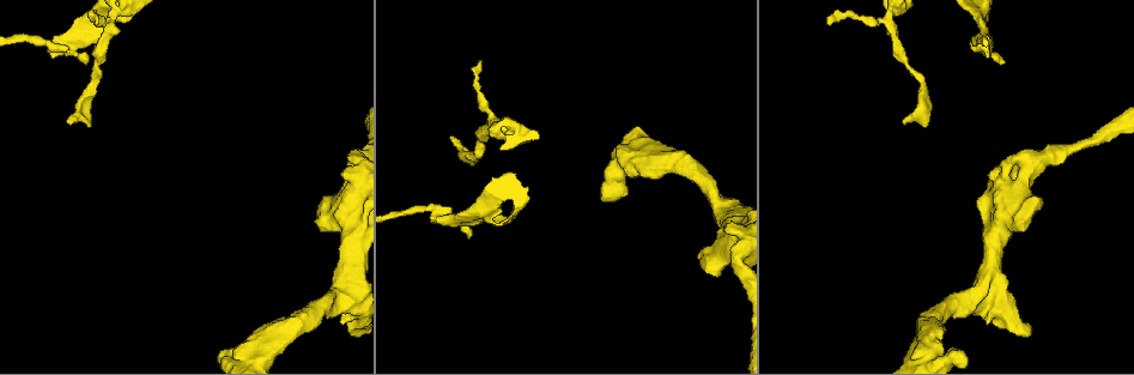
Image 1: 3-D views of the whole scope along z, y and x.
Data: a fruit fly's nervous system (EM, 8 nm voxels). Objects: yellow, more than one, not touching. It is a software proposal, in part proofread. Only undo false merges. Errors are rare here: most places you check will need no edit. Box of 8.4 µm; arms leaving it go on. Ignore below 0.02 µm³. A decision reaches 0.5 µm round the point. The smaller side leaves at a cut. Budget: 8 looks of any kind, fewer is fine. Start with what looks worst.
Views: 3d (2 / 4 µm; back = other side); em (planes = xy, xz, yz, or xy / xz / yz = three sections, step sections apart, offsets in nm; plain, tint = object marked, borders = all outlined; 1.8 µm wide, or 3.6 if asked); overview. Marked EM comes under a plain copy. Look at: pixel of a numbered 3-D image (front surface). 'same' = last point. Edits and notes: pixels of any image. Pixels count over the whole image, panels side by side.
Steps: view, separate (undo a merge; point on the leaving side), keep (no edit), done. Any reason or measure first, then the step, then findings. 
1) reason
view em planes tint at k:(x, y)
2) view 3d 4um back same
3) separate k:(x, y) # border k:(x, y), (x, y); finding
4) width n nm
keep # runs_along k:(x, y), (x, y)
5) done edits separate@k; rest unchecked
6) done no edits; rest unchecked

abrupt turn
view 3d 4um at 1:(102, 12)

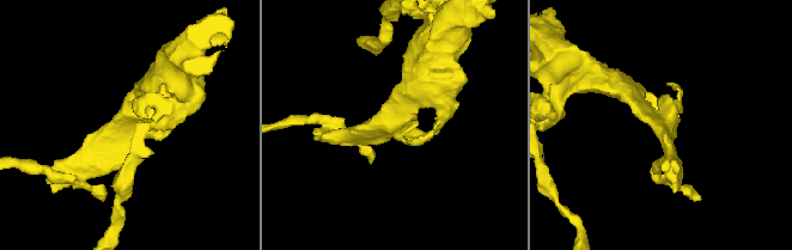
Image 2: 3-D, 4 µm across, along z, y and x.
now the EM
view em planes tint at 2:(130, 126)

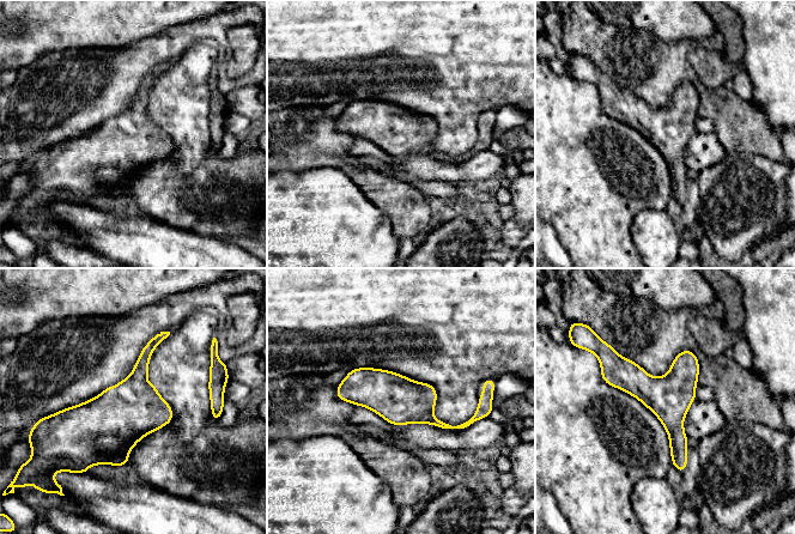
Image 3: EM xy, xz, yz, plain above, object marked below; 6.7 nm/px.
keep # runs_along 3:(339, 392), (384, 392), (438, 424), (466, 424); continuous, no second cell

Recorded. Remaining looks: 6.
abrupt turn
view 3d 2um back at 1:(111, 20)

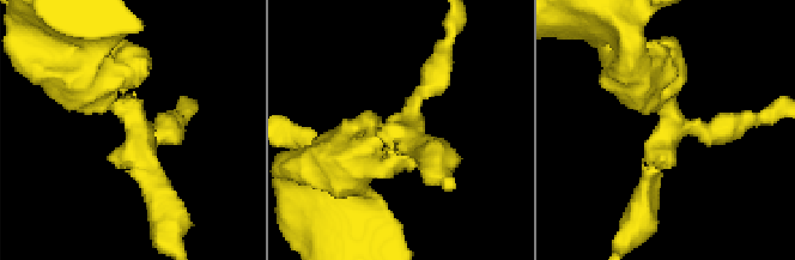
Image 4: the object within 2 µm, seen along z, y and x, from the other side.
now the EM
view em yz step 8 tint at 4:(135, 130)

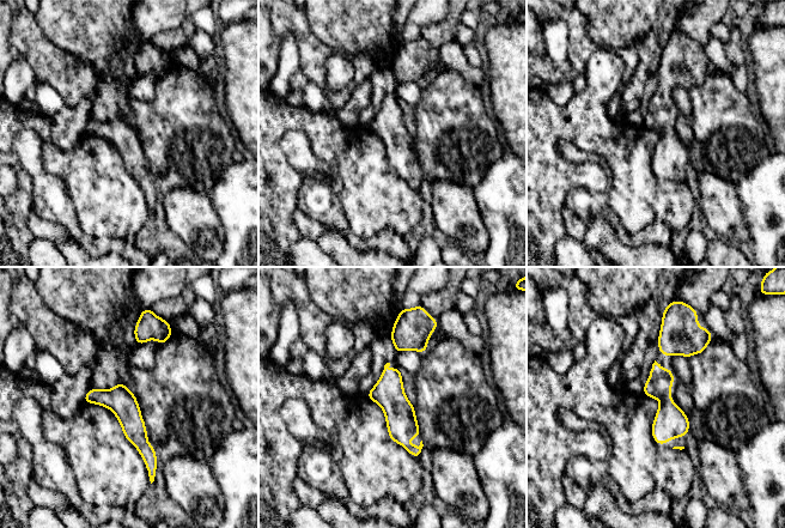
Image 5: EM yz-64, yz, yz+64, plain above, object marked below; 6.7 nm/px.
view em planes tint same

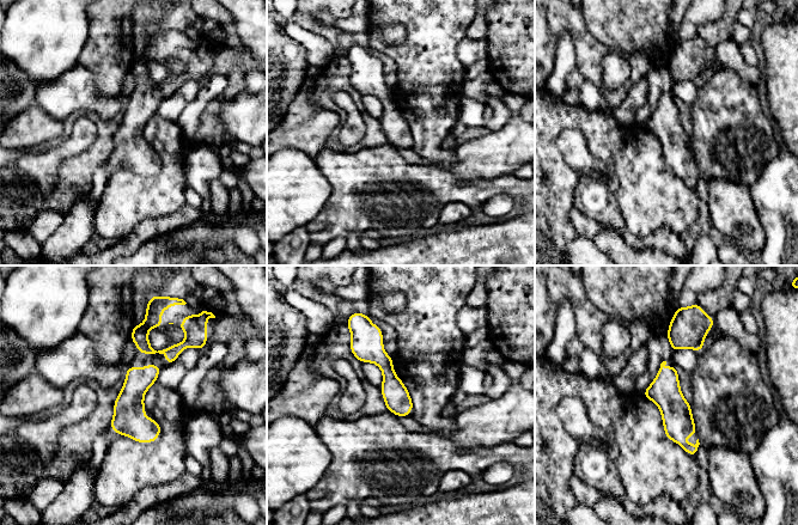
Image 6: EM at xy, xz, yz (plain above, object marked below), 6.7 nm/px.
keep # runs_along 6:(663, 368), (677, 438), (693, 452); continuous, no second cell

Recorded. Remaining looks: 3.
sudden change in width
view 3d 4um at 1:(733, 209)

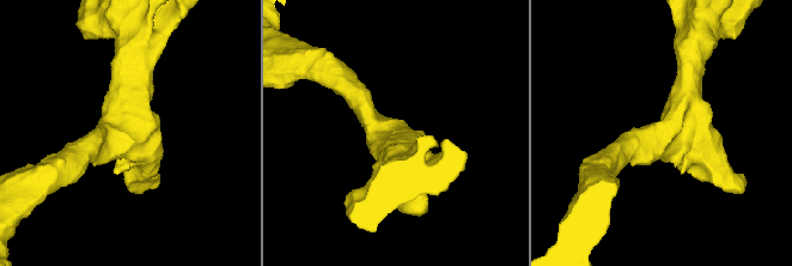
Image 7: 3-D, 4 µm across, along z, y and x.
arms 3; arm_widths 320, 380, 460 nm; need the tissue
view em 3.6um xy step 8 tint at 7:(389, 131)

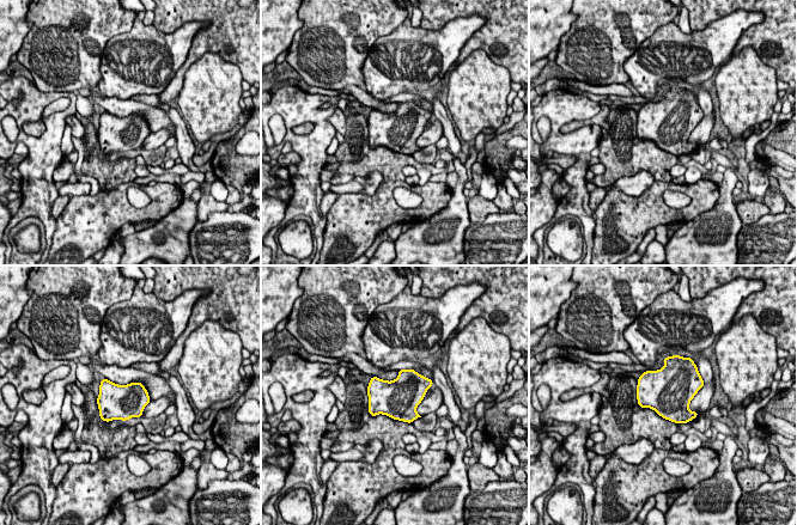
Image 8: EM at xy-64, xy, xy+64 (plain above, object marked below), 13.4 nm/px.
width 480 nm
keep # one cell here

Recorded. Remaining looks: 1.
done no edits; rest unchecked

